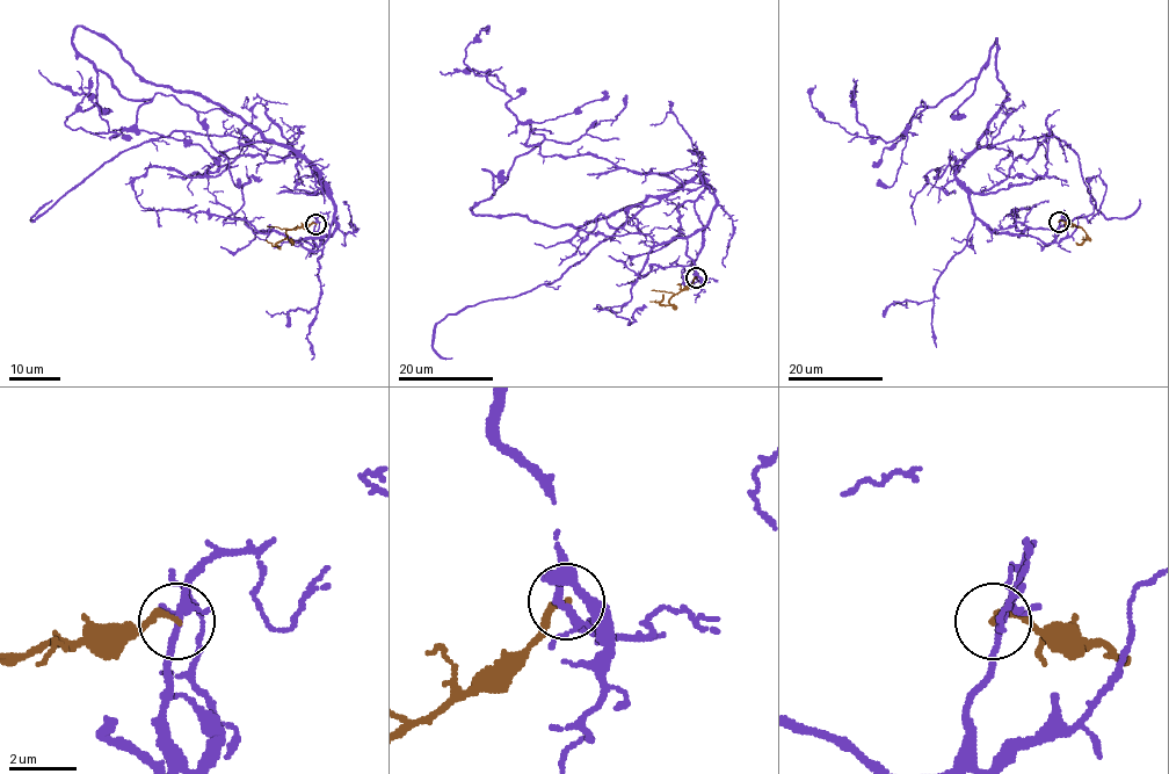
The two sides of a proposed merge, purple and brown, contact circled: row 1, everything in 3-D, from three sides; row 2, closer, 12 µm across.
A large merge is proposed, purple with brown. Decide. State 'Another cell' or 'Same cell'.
Another cell

